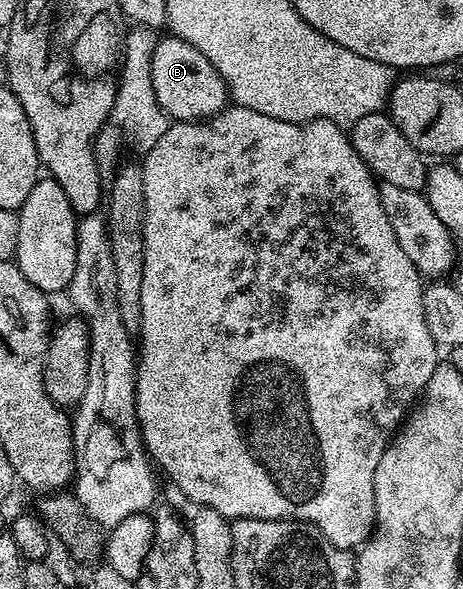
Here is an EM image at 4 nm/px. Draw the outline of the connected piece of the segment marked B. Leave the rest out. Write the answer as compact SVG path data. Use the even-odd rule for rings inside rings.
M166 34L153 46L151 82L159 106L174 121L208 120L226 107L230 99L226 82L215 66L191 42L181 36Z

